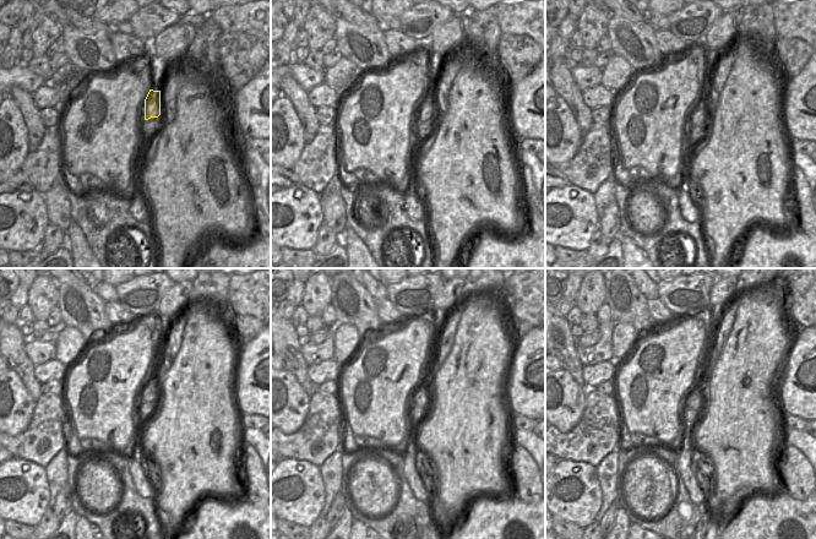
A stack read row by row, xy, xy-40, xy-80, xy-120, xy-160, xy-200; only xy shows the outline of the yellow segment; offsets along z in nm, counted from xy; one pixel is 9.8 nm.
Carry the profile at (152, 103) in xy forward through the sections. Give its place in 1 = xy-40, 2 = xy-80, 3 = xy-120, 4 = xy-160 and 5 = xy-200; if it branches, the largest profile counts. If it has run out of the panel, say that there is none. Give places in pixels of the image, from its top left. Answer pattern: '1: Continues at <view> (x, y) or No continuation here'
1: Continues at xy-40 (426, 105)
2: Continues at xy-80 (701, 108)
3: Continues at xy-120 (145, 396)
4: Continues at xy-160 (419, 397)
5: Continues at xy-200 (694, 399)

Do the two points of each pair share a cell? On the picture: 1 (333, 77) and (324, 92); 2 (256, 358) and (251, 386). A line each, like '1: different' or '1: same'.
1: different
2: same

